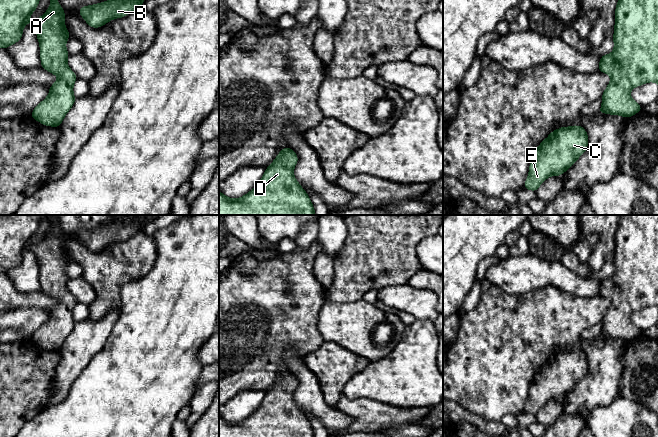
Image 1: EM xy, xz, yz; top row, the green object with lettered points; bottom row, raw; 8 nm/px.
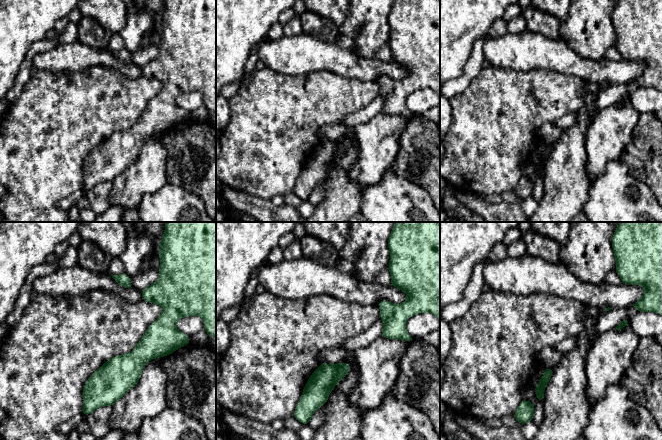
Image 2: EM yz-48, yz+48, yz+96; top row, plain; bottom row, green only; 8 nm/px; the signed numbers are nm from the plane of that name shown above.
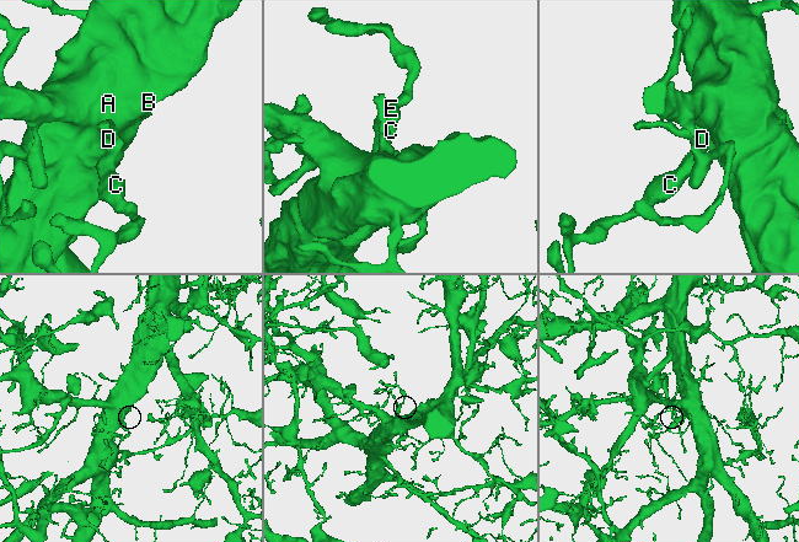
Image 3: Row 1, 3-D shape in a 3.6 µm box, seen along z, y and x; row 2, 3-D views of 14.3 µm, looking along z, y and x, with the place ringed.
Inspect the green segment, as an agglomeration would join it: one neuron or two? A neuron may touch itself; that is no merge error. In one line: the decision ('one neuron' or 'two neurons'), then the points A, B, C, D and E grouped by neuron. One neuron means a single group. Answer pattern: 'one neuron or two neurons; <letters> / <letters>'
one neuron; A B C D E

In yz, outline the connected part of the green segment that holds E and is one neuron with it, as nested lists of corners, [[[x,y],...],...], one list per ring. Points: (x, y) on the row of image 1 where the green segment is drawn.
[[[578,125],[554,130],[535,149],[524,188],[537,191],[549,177],[562,175],[586,151],[588,136]]]

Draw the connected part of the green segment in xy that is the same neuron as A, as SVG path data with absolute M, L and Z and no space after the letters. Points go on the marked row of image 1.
M51 0L46 13L31 22L40 45L41 66L58 76L49 95L32 111L31 117L41 124L59 127L76 98L73 85L78 78L68 67L66 41L70 34L64 24L65 13L57 0Z

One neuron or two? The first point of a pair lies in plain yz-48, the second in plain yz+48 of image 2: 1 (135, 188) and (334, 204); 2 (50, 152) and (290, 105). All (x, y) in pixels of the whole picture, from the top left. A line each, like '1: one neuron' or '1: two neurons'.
1: two neurons
2: one neuron

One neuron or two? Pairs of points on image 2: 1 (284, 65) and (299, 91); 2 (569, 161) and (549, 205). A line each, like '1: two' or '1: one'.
1: two
2: one

